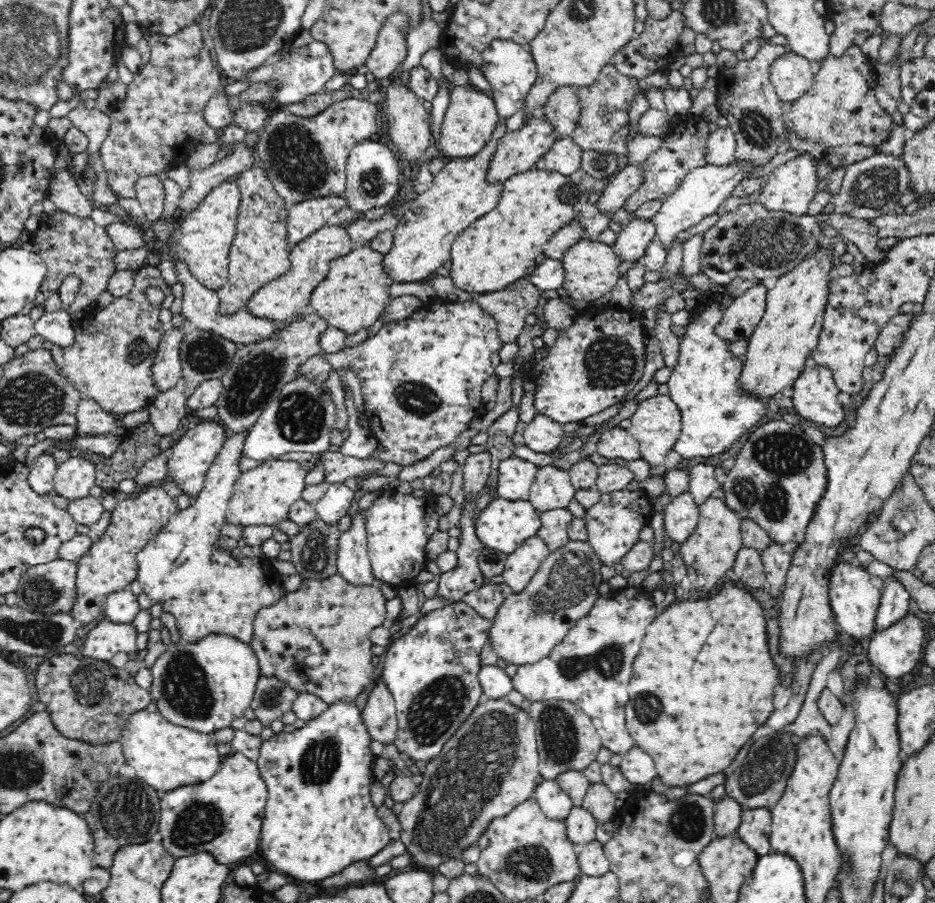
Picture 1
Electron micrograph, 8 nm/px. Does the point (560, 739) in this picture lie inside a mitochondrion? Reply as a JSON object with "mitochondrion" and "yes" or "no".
{"mitochondrion":"yes"}

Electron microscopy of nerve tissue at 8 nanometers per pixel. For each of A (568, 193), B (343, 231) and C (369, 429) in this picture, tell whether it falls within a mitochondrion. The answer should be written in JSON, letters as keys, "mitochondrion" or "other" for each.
{"A":"mitochondrion","B":"other","C":"other"}

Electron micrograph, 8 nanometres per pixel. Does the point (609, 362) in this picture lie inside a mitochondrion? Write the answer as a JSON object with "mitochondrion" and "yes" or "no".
{"mitochondrion":"yes"}

